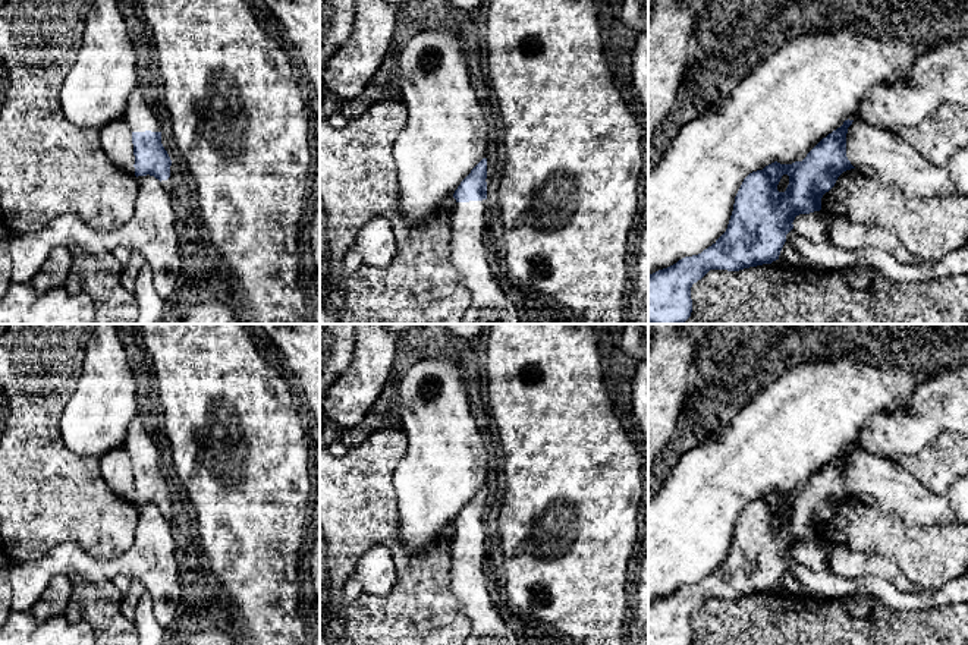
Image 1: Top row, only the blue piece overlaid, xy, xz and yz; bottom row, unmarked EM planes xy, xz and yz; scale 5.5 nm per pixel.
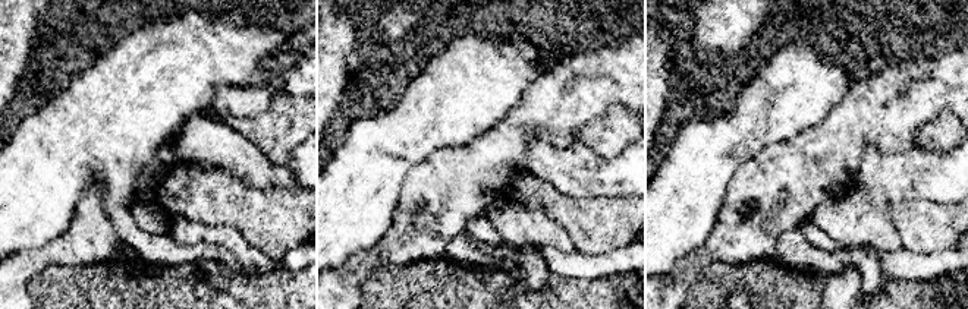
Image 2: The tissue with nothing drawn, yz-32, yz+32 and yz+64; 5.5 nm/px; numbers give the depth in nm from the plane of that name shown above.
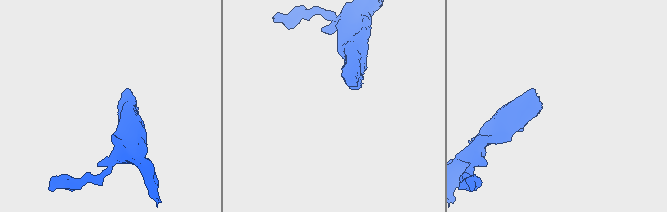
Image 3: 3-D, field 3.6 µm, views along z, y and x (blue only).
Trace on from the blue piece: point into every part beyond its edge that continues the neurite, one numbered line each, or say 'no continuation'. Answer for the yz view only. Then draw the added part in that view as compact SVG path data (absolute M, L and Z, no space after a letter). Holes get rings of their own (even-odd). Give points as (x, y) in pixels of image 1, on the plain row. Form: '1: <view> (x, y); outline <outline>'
1: yz (940, 405); outline M968 364L953 366L949 375L918 386L902 410L873 413L858 440L849 446L867 454L898 465L901 456L911 456L928 447L943 432L968 437Z

